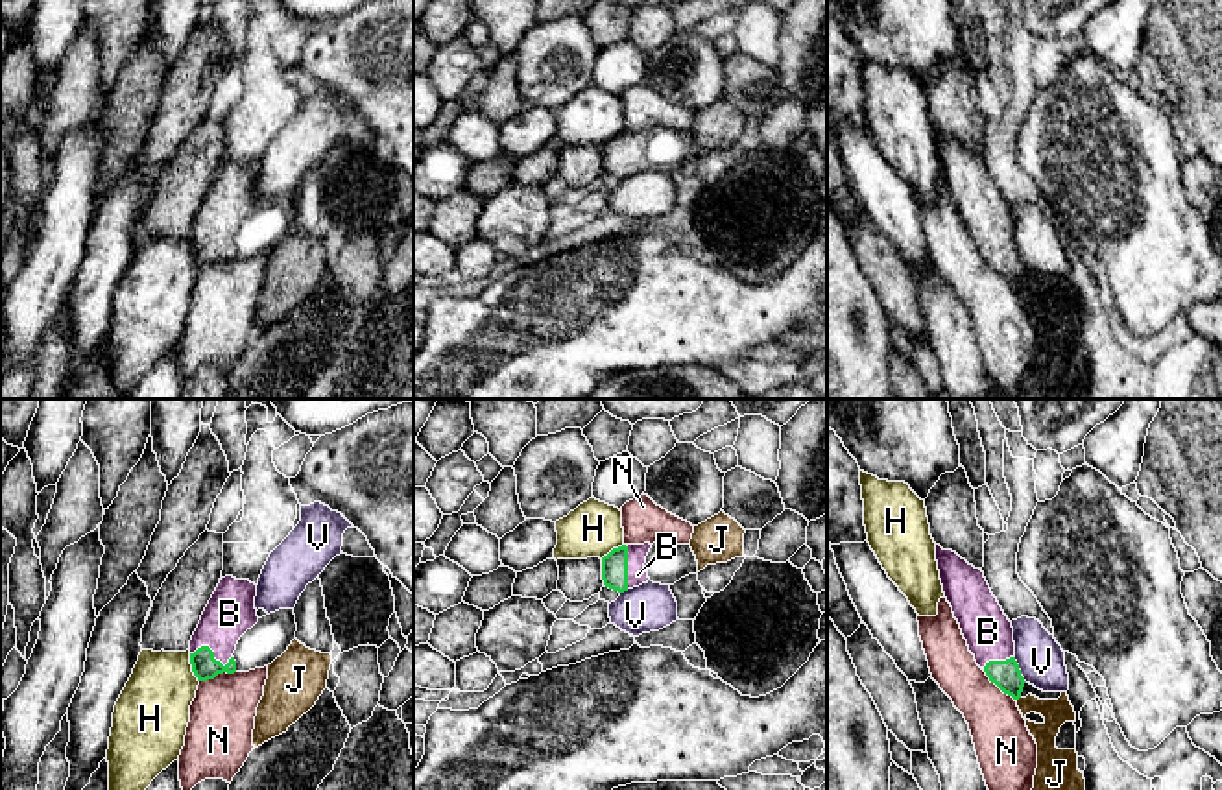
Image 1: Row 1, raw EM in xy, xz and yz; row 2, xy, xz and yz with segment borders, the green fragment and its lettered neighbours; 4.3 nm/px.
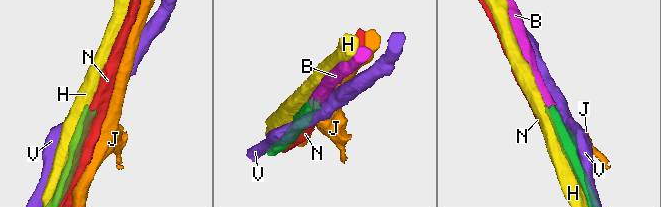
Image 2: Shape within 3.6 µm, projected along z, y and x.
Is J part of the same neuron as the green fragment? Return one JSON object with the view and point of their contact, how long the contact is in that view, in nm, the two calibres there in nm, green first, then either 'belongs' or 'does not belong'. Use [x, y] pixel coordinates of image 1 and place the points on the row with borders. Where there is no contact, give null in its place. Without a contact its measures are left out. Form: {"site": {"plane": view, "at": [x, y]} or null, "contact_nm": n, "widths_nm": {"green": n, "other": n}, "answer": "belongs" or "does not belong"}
{"site": {"plane": "yz", "at": [1018, 698]}, "contact_nm": 30, "widths_nm": {"green": 120, "other": 110}, "answer": "does not belong"}

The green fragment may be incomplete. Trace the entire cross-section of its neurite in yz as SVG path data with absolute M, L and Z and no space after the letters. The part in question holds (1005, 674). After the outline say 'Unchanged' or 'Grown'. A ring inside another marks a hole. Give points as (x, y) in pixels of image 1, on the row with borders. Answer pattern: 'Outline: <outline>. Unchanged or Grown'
Outline: M936 545L940 580L976 664L1004 694L1021 698L1024 677L1015 661L1013 628L984 572Z. Grown

